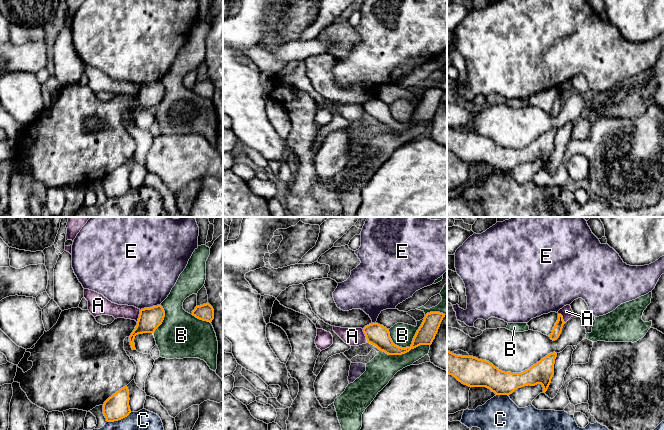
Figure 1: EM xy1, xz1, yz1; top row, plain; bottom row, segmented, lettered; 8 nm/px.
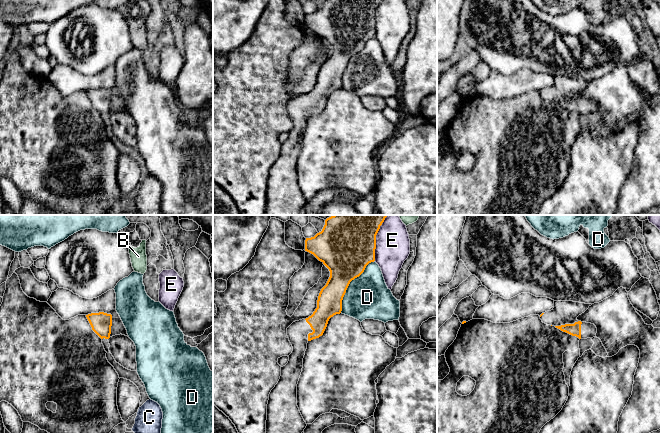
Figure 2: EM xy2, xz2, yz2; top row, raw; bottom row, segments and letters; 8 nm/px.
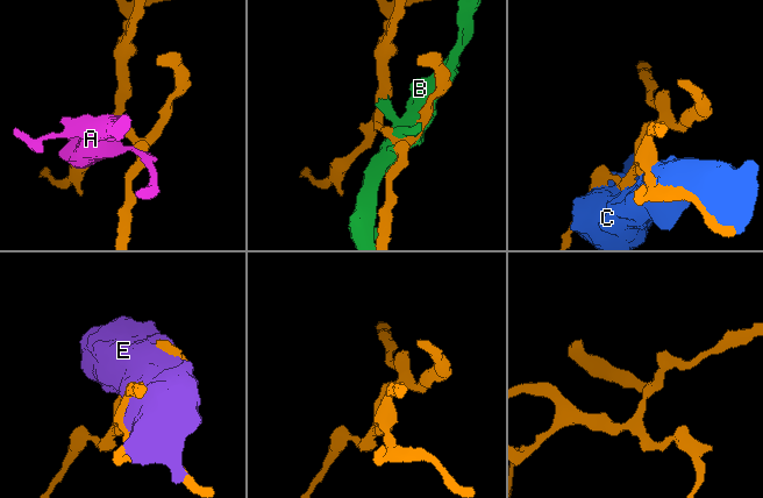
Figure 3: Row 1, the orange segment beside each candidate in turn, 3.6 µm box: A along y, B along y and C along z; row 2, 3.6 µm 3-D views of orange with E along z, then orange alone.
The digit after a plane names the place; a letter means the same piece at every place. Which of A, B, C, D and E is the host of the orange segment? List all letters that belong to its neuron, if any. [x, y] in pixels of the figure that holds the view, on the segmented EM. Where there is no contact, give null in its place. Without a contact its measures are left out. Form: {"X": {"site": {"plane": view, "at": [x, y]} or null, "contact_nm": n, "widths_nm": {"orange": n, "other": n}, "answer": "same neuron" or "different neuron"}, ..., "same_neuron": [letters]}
{"A": {"site": {"plane": "xz1", "at": [365, 335]}, "contact_nm": 110, "widths_nm": {"orange": 170, "other": 140}, "answer": "different neuron"}, "B": {"site": {"plane": "xz1", "at": [412, 341]}, "contact_nm": 320, "widths_nm": {"orange": 150, "other": 180}, "answer": "different neuron"}, "C": {"site": {"plane": "xy1", "at": [119, 419]}, "contact_nm": 220, "widths_nm": {"orange": 200, "other": 160}, "answer": "different neuron"}, "D": {"site": {"plane": "xz2", "at": [349, 283]}, "contact_nm": 500, "widths_nm": {"orange": 400, "other": 360}, "answer": "different neuron"}, "E": {"site": {"plane": "xz2", "at": [375, 238]}, "contact_nm": 380, "widths_nm": {"orange": 460, "other": 280}, "answer": "different neuron"}, "same_neuron": []}

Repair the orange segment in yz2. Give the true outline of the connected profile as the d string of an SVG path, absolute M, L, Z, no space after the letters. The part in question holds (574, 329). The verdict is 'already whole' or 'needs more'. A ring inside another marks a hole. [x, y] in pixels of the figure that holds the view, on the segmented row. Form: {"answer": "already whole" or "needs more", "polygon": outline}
{"answer": "needs more", "polygon": "M554 301L554 308L551 311L542 313L540 319L543 323L555 326L561 331L579 339L593 338L596 337L596 326L577 320L577 317L591 305L573 301Z"}

